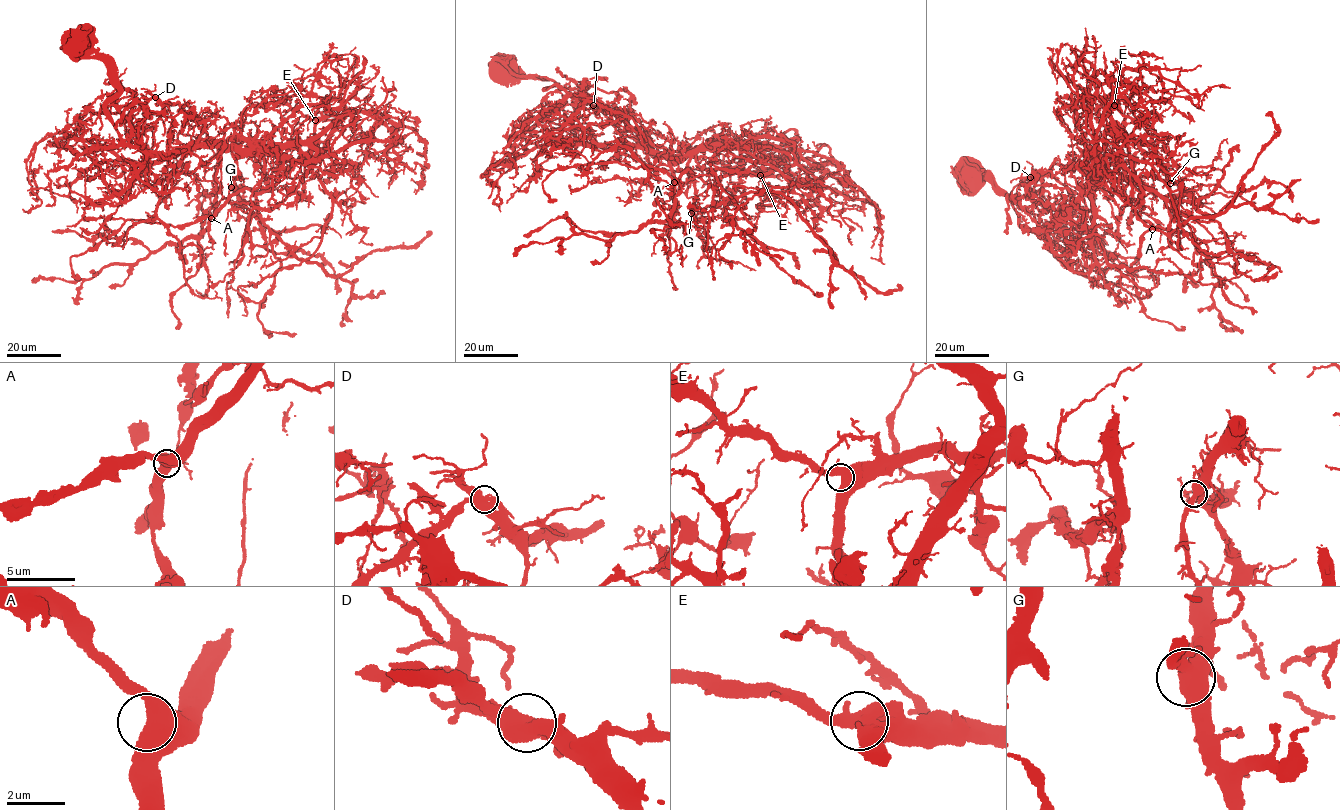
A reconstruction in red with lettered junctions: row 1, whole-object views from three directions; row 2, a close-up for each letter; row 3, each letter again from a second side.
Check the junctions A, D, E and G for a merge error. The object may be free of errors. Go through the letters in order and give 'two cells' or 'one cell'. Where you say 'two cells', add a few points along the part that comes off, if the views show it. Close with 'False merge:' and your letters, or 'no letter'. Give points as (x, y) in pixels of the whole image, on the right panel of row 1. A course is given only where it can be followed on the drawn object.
A: one cell
D: two cells | (1031, 177), (1037, 232), (1060, 218), (1098, 167), (1097, 130), (1111, 102), (1142, 106), (1161, 90), (1196, 89)
E: one cell
G: one cell
False merge: D

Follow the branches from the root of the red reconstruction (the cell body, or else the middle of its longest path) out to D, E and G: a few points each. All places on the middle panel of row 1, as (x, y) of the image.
D: (507, 68), (554, 81), (545, 89), (553, 84), (571, 94), (572, 105), (594, 105)
E: (507, 68), (608, 104), (673, 155), (782, 151), (781, 173), (760, 175)
G: (507, 68), (555, 83), (545, 89), (553, 84), (585, 93), (675, 157), (688, 155), (691, 213)

